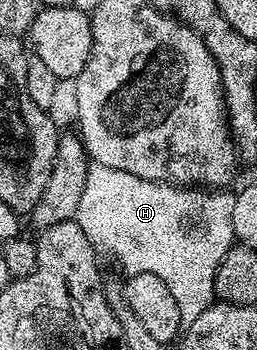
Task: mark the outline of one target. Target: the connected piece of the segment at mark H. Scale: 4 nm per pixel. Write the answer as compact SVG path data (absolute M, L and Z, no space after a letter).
M97 163L87 164L86 178L84 179L83 194L80 195L80 202L77 208L75 221L84 235L88 235L88 243L94 245L99 254L114 257L114 261L123 269L126 277L132 275L156 275L156 279L164 279L168 286L168 291L172 291L176 303L181 305L183 310L189 311L194 317L204 315L208 307L215 304L214 280L218 274L220 263L224 259L226 252L230 250L231 245L235 244L234 228L232 227L232 207L234 206L234 193L230 191L207 191L202 187L183 187L180 185L169 185L163 181L153 181L152 179L140 179L140 175L128 175L128 171L116 171L116 167L104 167Z

